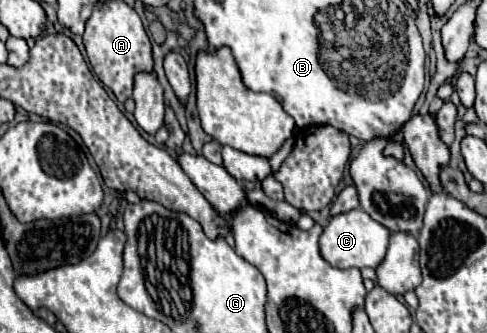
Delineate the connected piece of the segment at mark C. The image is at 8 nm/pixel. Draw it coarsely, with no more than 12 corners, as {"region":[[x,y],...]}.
{"region":[[364,209],[330,217],[320,255],[376,269],[390,231]]}

